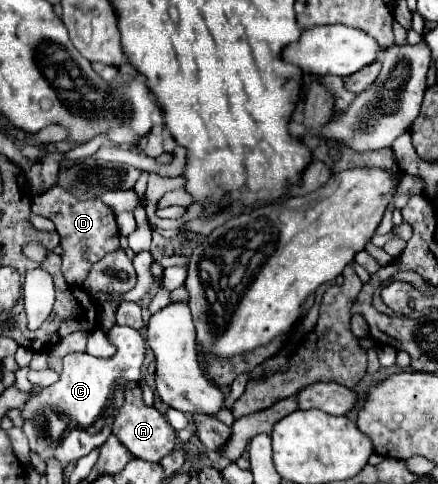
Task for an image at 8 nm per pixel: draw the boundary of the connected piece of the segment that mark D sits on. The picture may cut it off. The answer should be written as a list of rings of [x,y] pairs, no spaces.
[[[57,186],[33,198],[32,213],[48,217],[60,235],[62,255],[62,273],[70,285],[82,285],[90,267],[100,261],[106,253],[112,253],[120,247],[120,233],[114,219],[114,211],[102,201],[78,201],[66,190]]]

